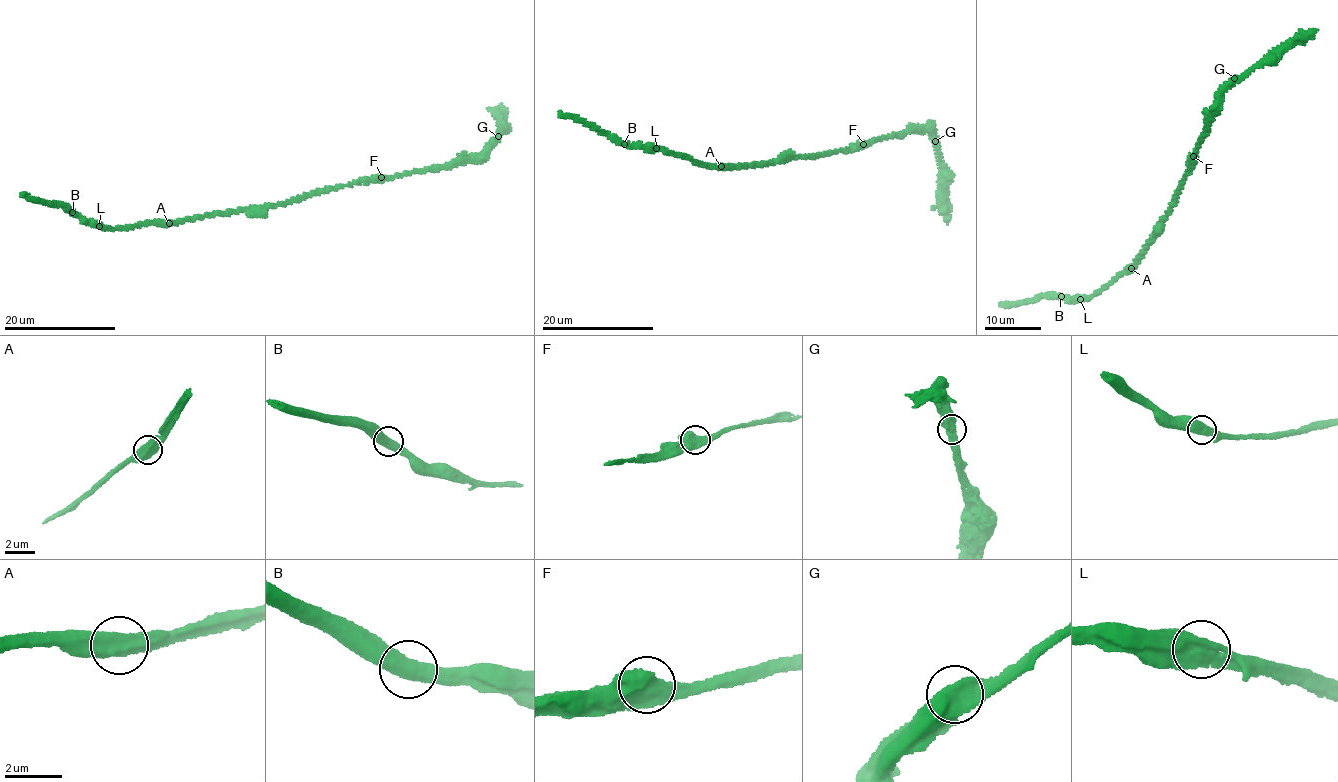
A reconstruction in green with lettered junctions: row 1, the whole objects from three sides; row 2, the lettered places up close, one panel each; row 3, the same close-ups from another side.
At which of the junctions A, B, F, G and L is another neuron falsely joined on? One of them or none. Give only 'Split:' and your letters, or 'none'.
Split: none

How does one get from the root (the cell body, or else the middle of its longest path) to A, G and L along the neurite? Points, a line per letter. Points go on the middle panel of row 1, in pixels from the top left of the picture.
A: (808, 157), (720, 166)
G: (808, 157), (849, 148), (858, 149), (879, 139), (903, 137), (911, 130), (926, 131), (928, 128), (935, 141)
L: (808, 157), (728, 167), (658, 151), (656, 147)

